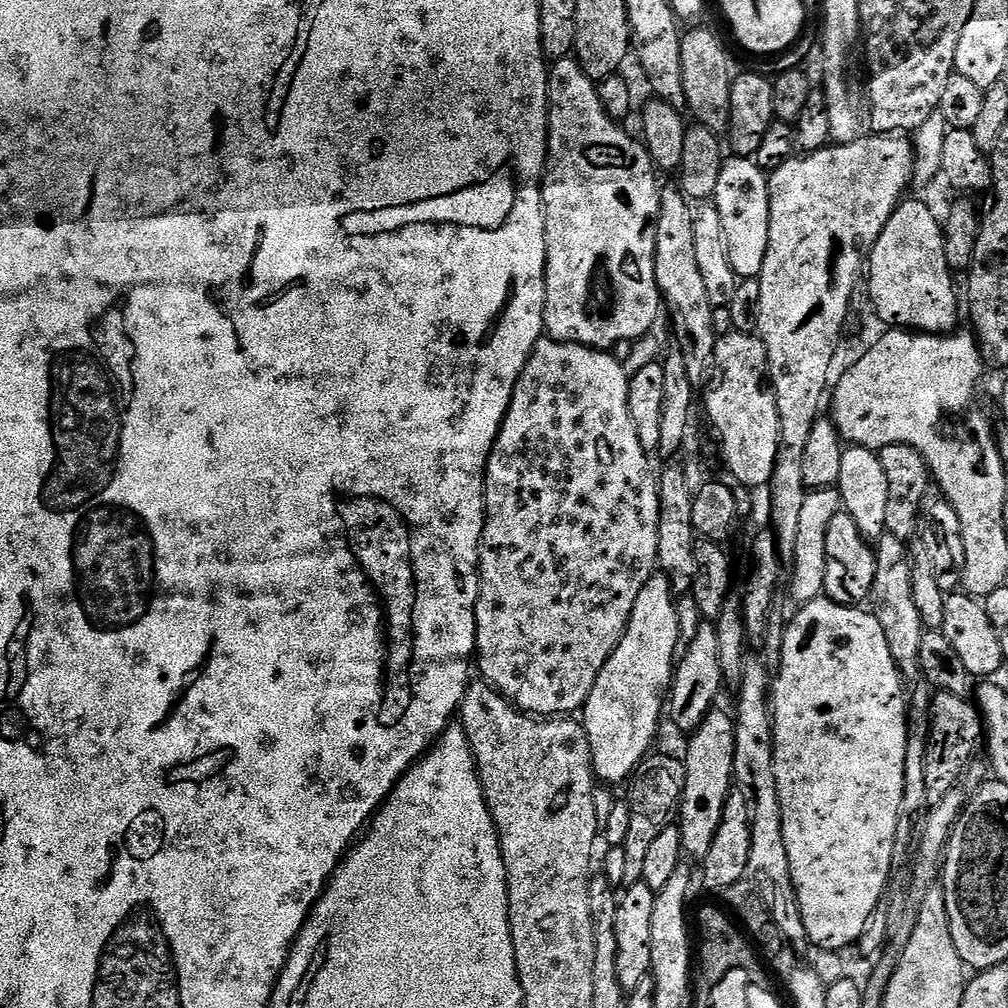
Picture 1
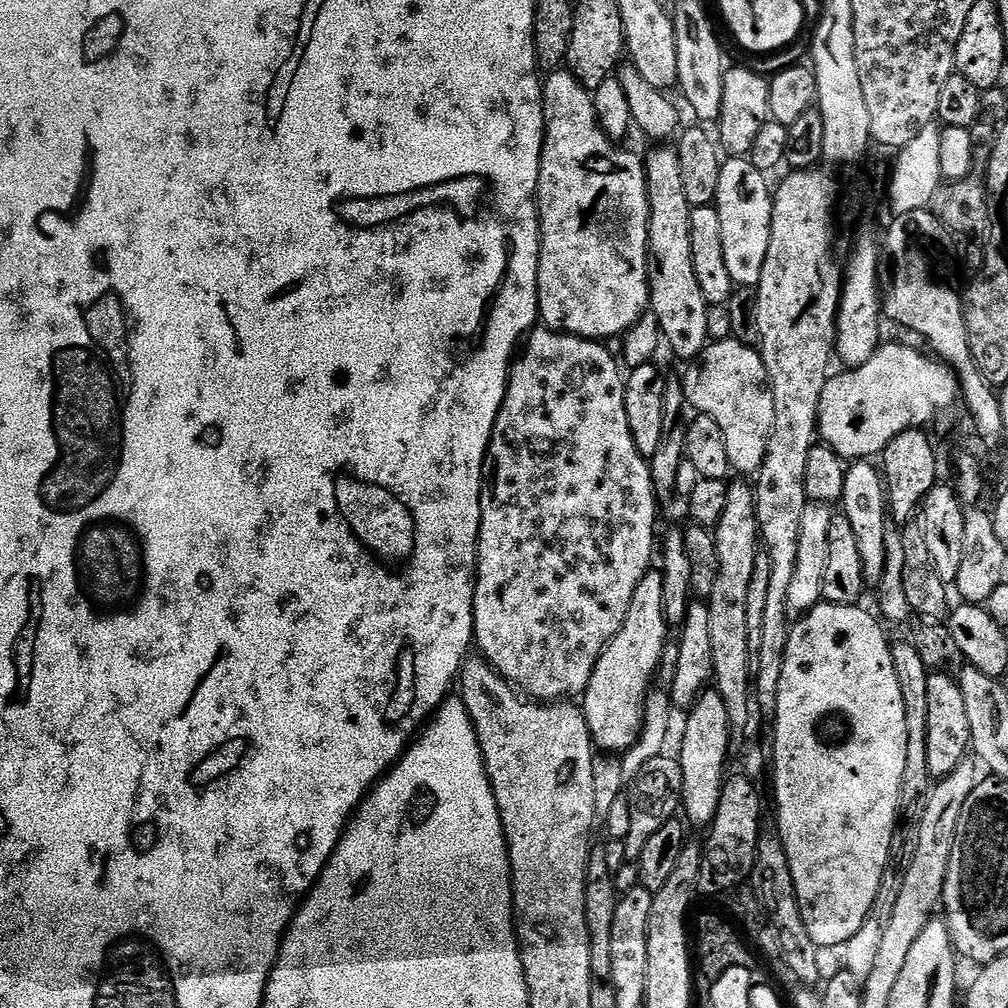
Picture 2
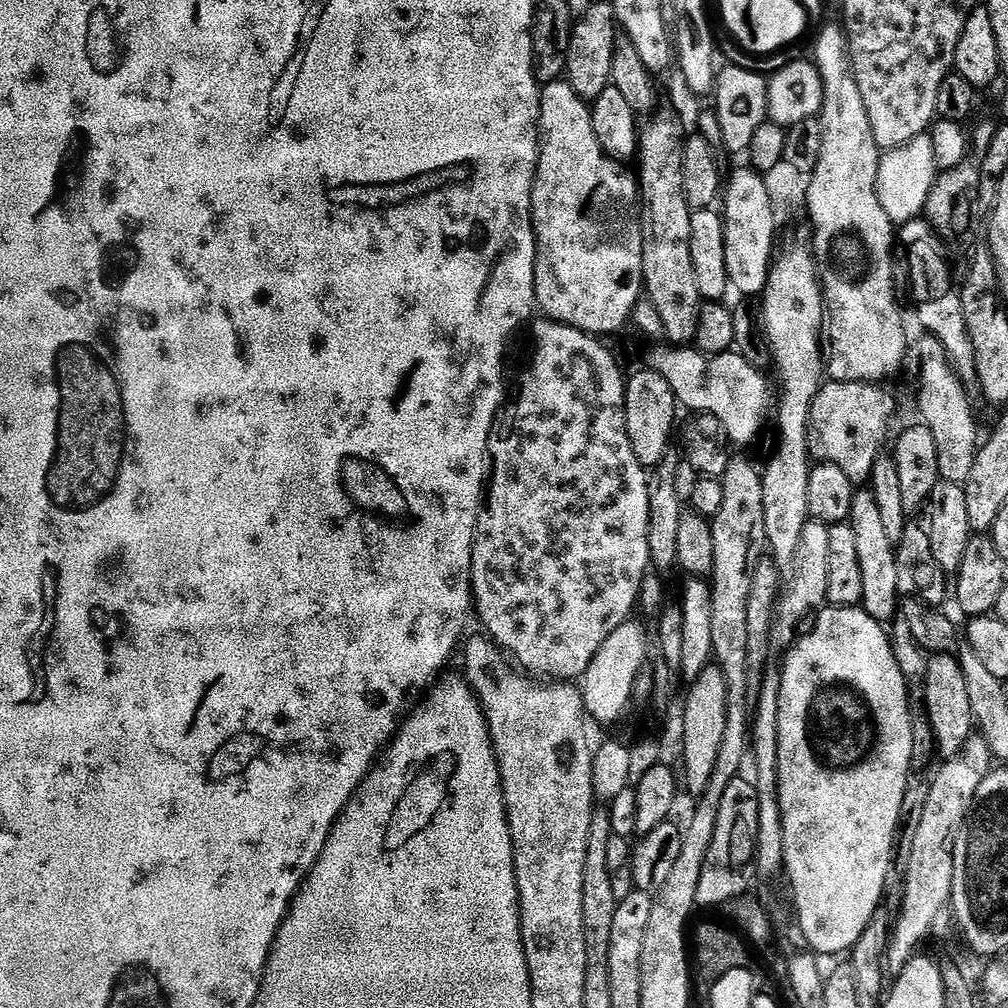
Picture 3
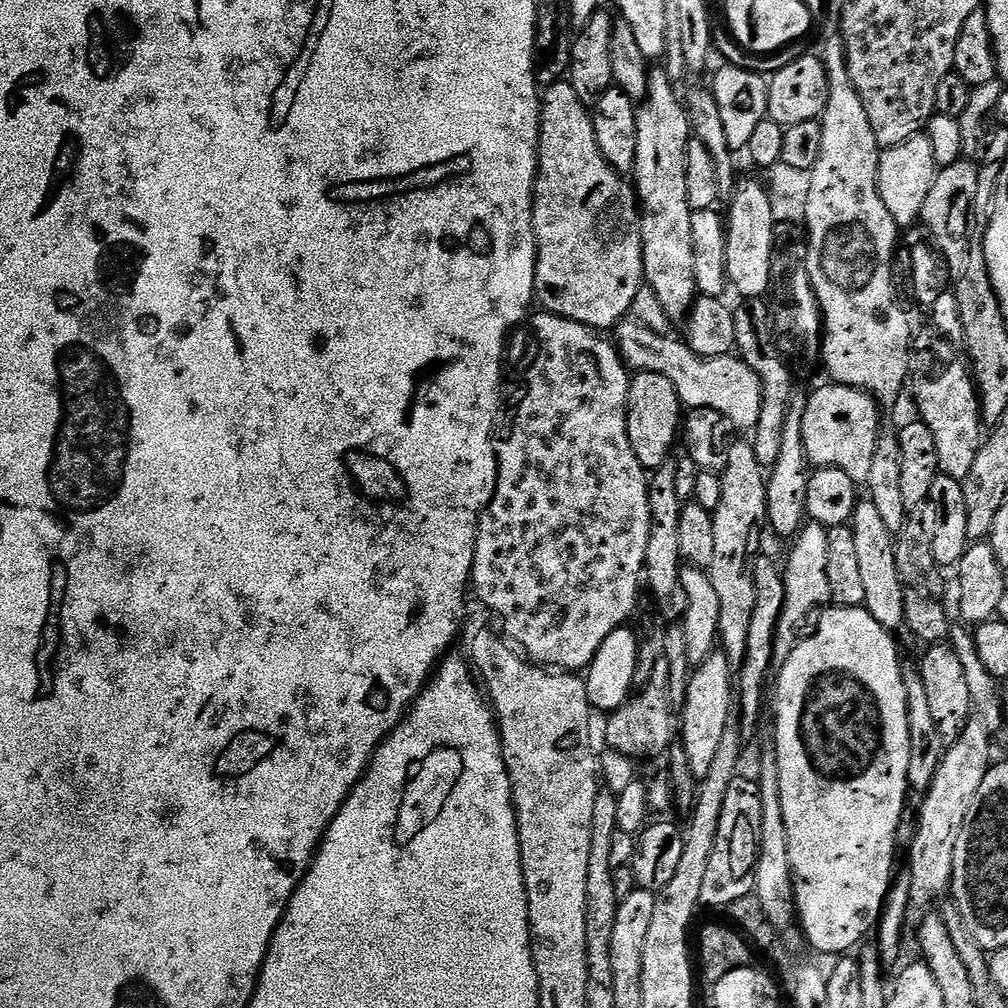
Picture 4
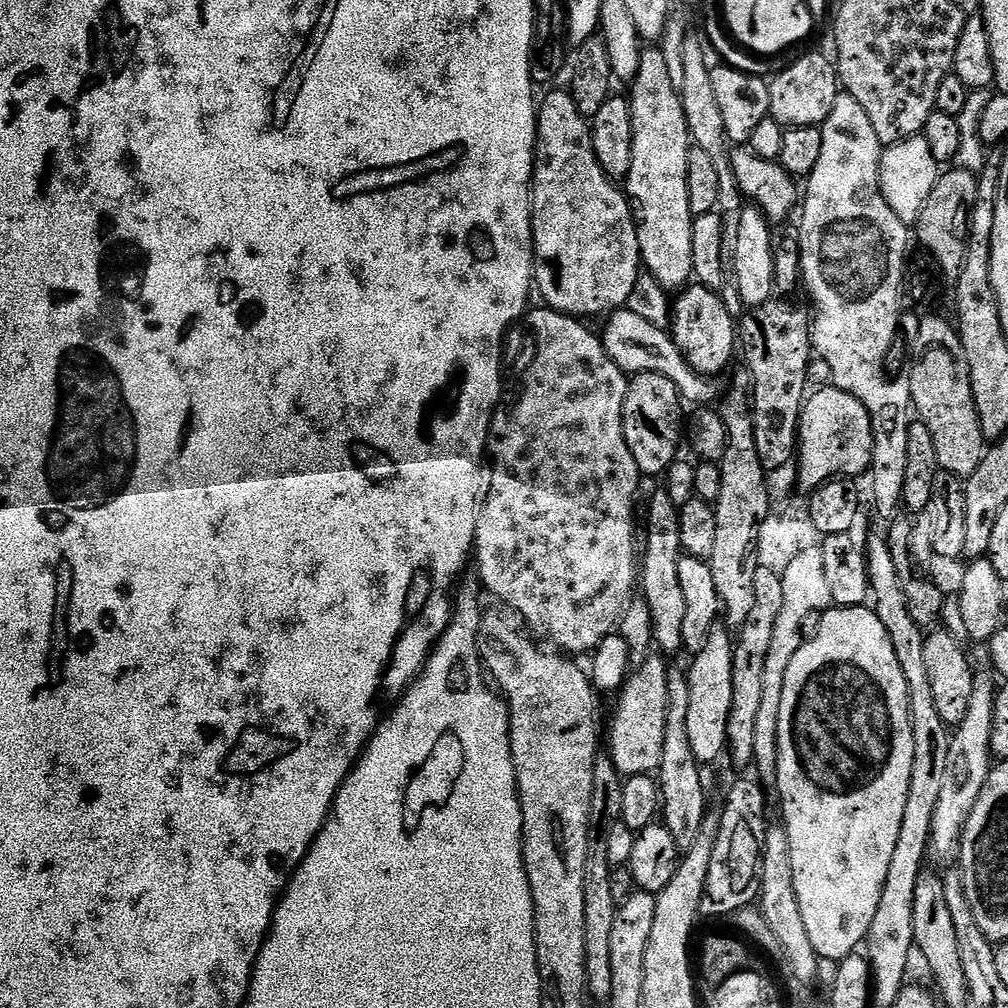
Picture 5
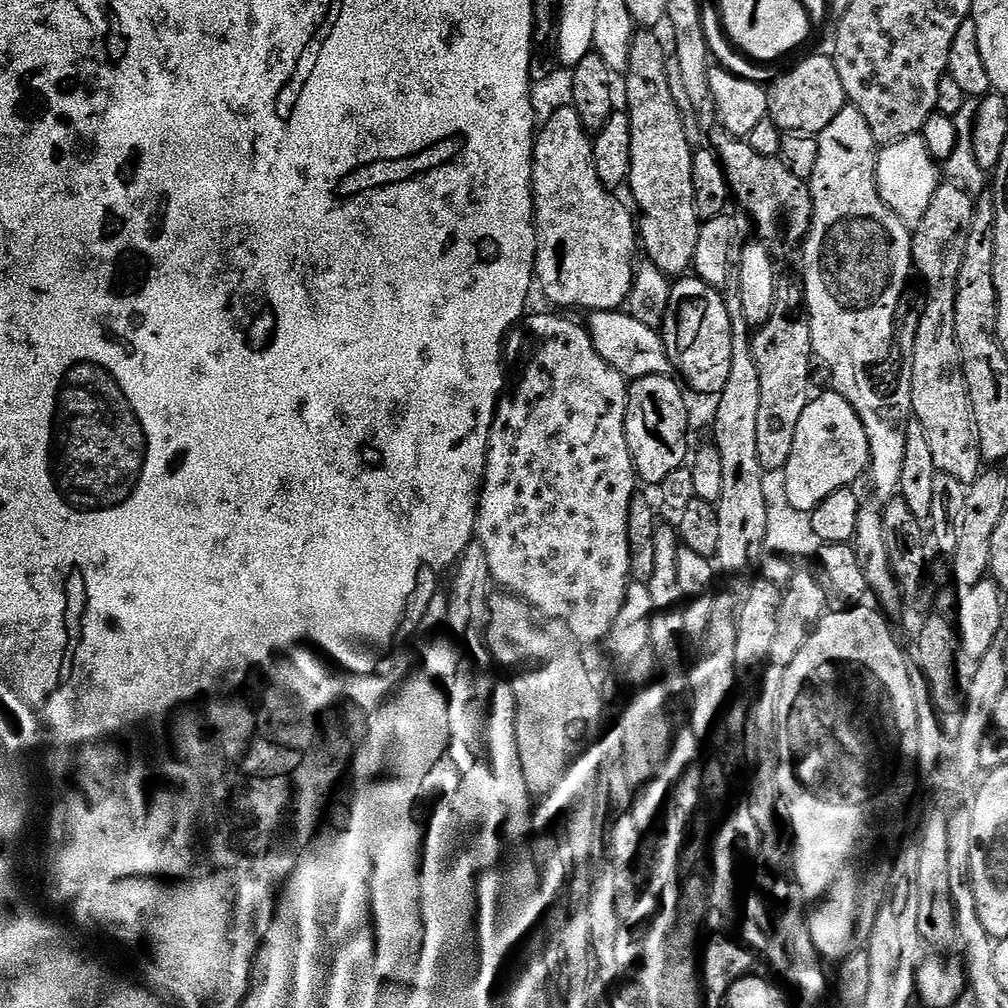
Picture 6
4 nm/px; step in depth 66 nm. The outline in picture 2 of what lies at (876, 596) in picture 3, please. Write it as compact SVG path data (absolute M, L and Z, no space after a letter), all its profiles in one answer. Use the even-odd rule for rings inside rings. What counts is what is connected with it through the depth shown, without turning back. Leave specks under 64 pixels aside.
M852 462L846 468L846 490L842 501L842 515L854 529L858 538L858 554L862 556L864 583L868 586L879 585L886 560L886 526L890 522L886 481L881 469L872 462Z

